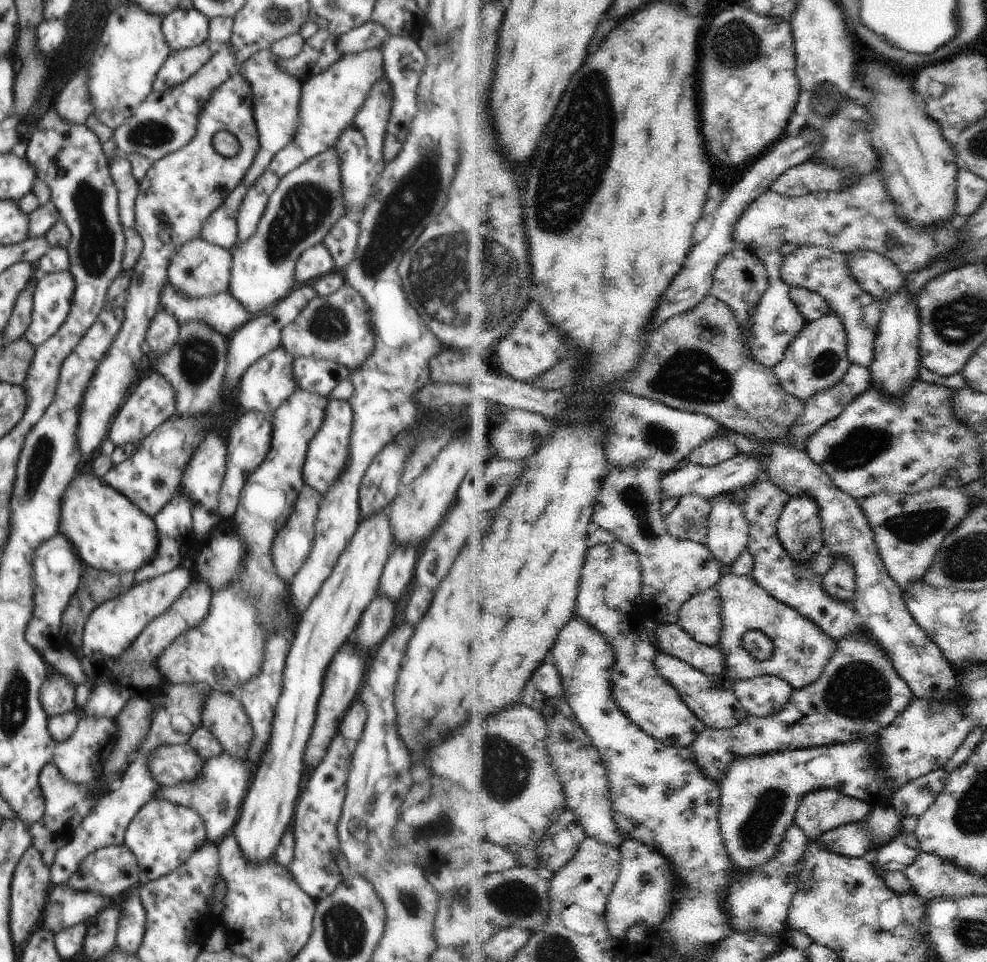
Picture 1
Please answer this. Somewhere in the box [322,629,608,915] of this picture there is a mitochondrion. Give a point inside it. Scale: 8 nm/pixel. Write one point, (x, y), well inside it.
(506, 772)

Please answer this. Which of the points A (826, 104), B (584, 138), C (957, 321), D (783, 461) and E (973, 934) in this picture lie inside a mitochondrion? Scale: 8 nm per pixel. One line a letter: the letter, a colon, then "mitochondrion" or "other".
A: mitochondrion
B: mitochondrion
C: mitochondrion
D: other
E: mitochondrion

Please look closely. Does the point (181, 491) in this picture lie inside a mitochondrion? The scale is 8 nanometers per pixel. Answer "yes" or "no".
no

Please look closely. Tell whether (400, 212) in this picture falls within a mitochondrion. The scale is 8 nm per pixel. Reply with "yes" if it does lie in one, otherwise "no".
yes

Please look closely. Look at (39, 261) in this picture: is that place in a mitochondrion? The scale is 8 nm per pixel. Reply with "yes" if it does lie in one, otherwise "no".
no

